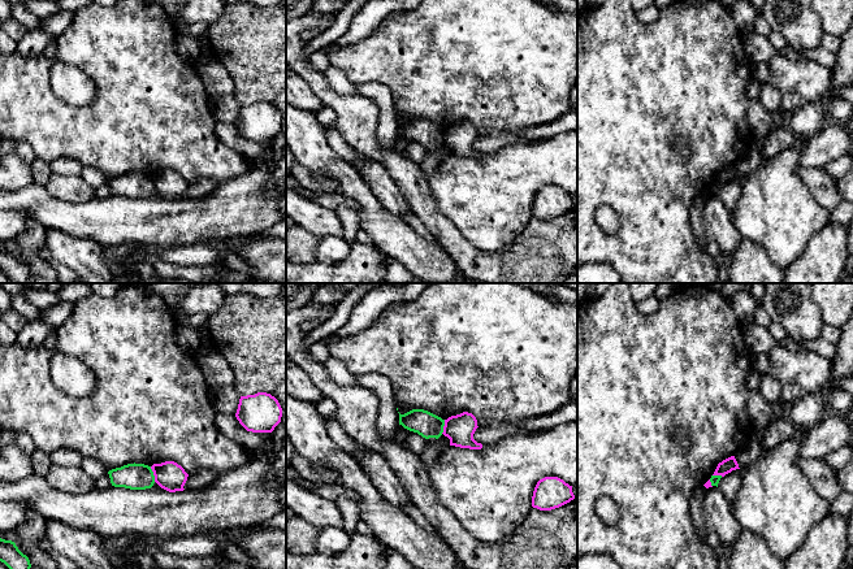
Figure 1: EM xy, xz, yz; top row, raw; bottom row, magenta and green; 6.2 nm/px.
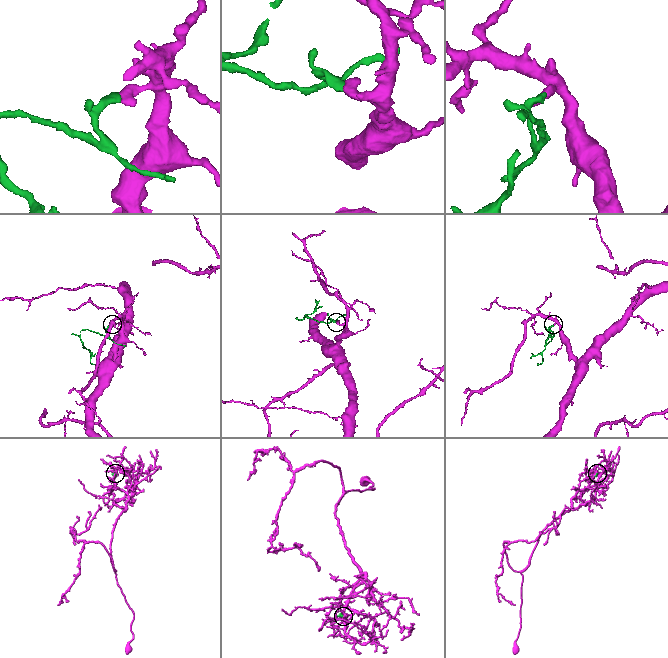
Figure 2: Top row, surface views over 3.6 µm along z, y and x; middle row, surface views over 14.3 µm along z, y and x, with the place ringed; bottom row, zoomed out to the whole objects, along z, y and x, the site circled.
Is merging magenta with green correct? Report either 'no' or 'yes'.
no

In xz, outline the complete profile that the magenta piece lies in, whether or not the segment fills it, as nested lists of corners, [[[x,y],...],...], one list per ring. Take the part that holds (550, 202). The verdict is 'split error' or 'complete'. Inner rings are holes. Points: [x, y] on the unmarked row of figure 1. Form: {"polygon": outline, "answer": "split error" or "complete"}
{"polygon": [[[545,186],[534,196],[532,216],[540,220],[551,220],[573,208],[572,195],[558,186]]], "answer": "complete"}

